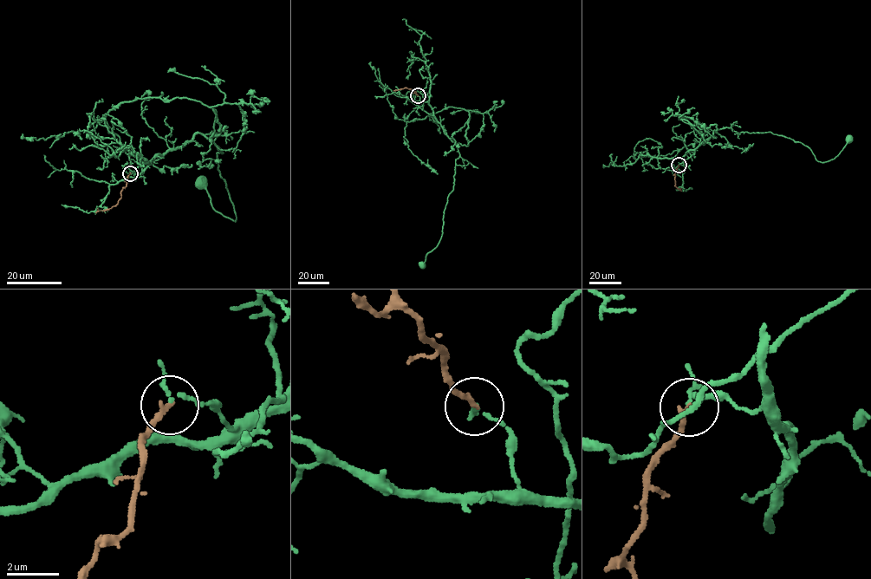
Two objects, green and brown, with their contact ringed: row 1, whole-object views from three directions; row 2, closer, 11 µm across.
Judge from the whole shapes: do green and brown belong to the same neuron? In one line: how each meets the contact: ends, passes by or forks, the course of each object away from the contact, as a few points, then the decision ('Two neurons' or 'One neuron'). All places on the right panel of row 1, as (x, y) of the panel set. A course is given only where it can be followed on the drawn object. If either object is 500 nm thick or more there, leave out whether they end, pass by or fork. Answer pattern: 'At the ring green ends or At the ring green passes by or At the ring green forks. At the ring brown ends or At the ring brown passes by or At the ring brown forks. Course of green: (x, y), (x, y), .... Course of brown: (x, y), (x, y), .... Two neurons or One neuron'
At the ring green passes by. At the ring brown ends. Course of green: (679, 165), (714, 131), (726, 127), (789, 138), (807, 146), (822, 162), (836, 157), (848, 139). Course of brown: (679, 165), (674, 174), (675, 185), (681, 191). Two neurons

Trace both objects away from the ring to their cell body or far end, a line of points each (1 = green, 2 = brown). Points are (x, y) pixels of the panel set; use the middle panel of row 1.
1: (418, 95), (428, 103), (459, 153), (453, 189), (444, 210), (441, 236), (421, 264)
2: (418, 95), (413, 90), (406, 87), (393, 91)

